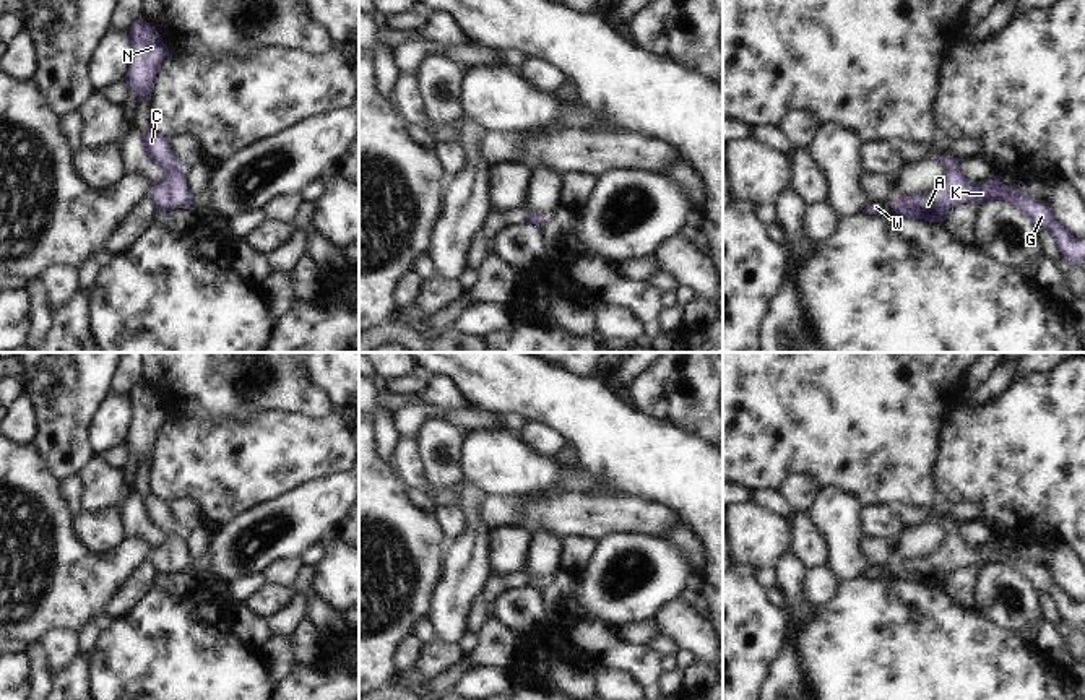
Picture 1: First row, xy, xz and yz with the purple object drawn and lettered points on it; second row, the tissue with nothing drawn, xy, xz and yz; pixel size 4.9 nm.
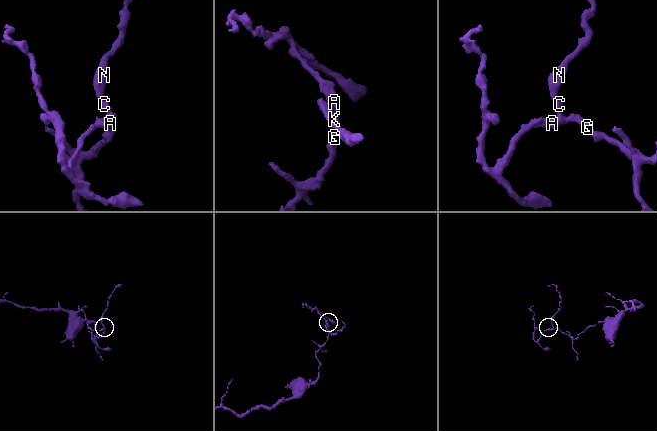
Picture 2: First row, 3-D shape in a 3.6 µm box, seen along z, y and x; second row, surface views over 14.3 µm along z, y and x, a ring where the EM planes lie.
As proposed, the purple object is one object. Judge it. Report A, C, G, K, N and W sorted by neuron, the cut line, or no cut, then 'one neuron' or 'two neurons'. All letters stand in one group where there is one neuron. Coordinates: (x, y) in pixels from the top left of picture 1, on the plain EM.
A C G K N W; no cut; one neuron

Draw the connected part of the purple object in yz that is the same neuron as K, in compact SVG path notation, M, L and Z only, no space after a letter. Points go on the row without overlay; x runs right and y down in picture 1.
M932 516L931 521L947 529L945 541L926 559L895 557L888 568L897 575L897 580L944 586L945 577L962 567L1007 564L1023 575L1036 590L1041 590L1053 598L1061 619L1067 625L1080 629L1085 624L1085 603L1074 601L1062 588L1059 588L1044 562L1031 564L1022 557L1022 552L1017 547L1004 551L1001 539L997 538L979 551L973 551L960 538L957 521L945 518L940 523L936 516Z

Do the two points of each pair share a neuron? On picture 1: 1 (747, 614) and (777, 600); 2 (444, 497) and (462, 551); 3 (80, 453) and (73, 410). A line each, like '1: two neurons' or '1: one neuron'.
1: two neurons
2: two neurons
3: one neuron

